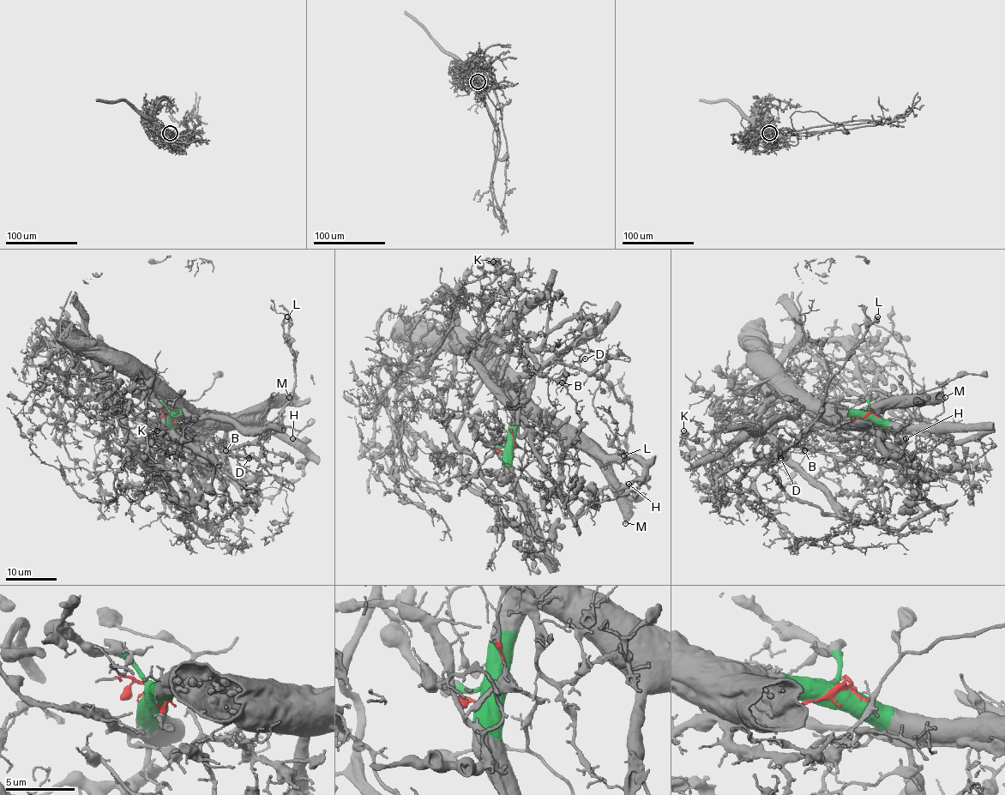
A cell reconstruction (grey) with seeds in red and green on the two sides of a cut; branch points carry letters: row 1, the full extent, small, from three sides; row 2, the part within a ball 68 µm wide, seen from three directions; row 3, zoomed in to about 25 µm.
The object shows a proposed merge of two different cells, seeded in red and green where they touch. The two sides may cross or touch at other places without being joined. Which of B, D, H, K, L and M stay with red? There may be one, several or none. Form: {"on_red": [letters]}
{"on_red": ["B", "D", "K", "L"]}

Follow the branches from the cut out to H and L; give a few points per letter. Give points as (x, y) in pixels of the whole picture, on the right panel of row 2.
H: (869, 413), (839, 412), (871, 425), (876, 430), (876, 437), (889, 453), (899, 453), (905, 439)
L: (869, 413), (836, 428), (819, 425), (801, 442), (777, 442), (773, 463), (815, 420), (828, 380), (878, 316)

